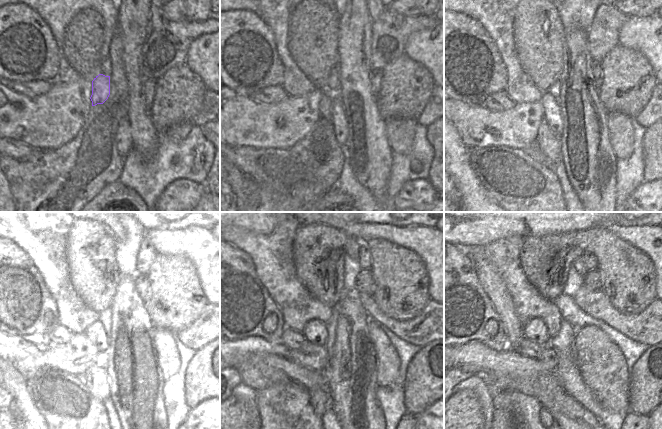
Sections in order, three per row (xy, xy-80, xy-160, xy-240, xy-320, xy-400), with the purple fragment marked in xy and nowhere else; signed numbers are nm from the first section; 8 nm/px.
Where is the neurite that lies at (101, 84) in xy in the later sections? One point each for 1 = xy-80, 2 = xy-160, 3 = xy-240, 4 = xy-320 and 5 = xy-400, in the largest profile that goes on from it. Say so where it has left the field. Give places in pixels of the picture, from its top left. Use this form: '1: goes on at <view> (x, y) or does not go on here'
1: goes on at xy-80 (325, 106)
2: goes on at xy-160 (549, 143)
3: goes on at xy-240 (96, 378)
4: goes on at xy-320 (320, 398)
5: goes on at xy-400 (544, 414)

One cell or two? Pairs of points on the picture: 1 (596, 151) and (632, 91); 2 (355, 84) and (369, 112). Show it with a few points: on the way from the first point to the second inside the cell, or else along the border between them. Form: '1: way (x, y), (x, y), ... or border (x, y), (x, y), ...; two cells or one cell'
1: border (597, 90), (599, 100), (608, 111); two cells
2: way (359, 91), (364, 98), (365, 105); one cell

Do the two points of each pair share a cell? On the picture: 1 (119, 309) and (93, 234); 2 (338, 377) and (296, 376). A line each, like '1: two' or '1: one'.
1: two
2: two

